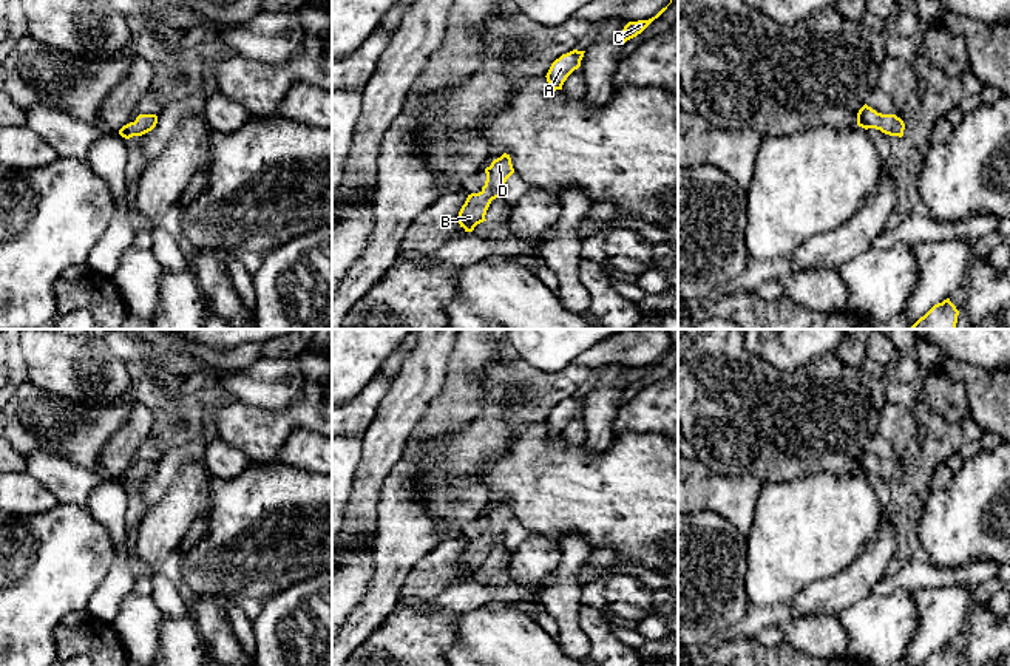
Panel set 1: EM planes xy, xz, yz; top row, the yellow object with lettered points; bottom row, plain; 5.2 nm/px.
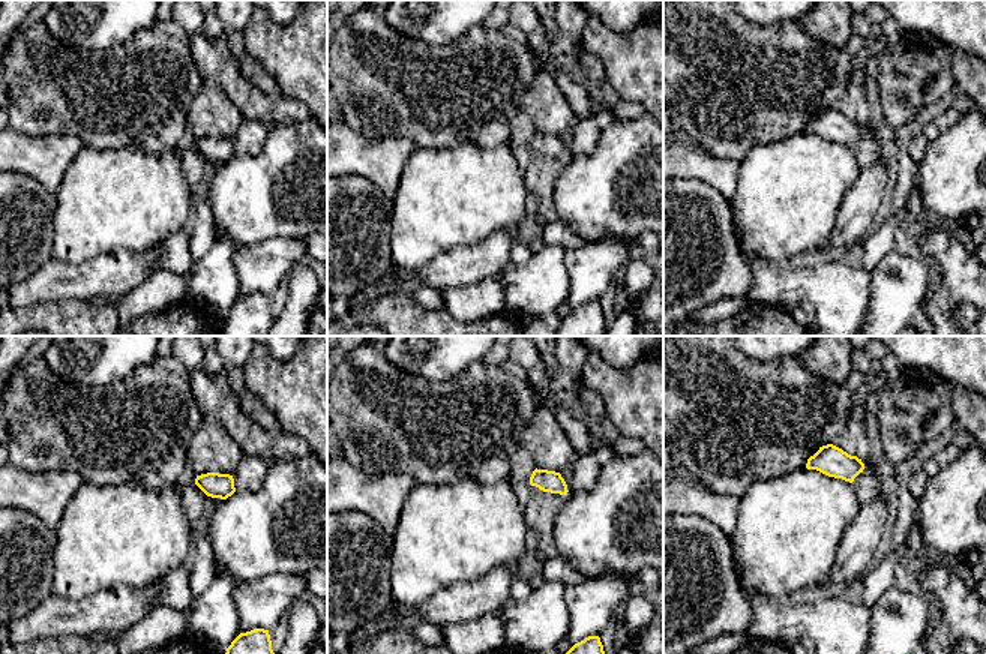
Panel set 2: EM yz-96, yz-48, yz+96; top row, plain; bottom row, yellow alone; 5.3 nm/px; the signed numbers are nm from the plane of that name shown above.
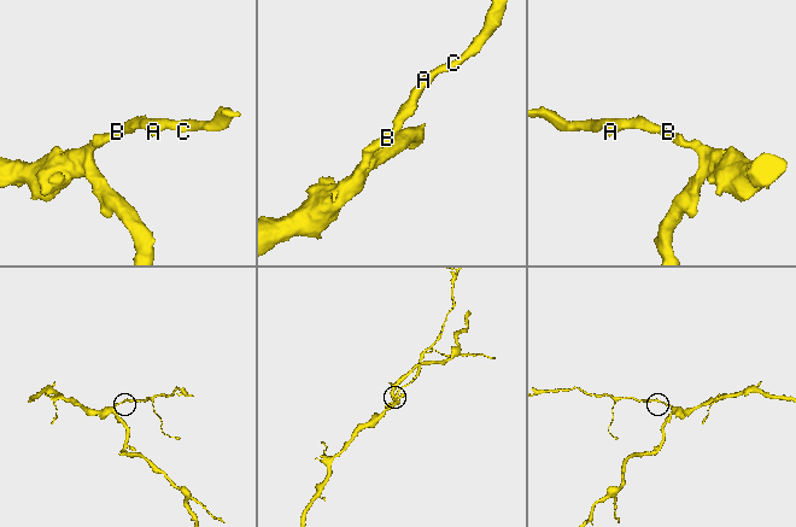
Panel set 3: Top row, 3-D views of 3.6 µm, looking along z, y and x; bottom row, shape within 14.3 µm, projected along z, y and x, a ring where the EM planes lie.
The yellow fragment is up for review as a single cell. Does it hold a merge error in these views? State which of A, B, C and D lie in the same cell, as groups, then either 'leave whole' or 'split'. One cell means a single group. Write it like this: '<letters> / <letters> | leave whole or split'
A B C D | leave whole

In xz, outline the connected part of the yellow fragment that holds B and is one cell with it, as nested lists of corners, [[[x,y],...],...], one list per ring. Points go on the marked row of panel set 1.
[[[503,153],[485,168],[486,181],[479,193],[468,195],[459,212],[459,224],[465,232],[473,232],[474,227],[485,219],[486,210],[493,199],[500,198],[507,179],[514,173],[510,155]]]

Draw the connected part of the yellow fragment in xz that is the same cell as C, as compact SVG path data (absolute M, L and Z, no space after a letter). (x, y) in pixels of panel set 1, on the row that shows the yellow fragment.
M663 8L655 17L649 19L649 20L638 20L638 22L629 22L622 32L621 32L621 42L625 43L627 40L636 37L638 34L641 34L655 19L658 19L664 11L667 9Z

